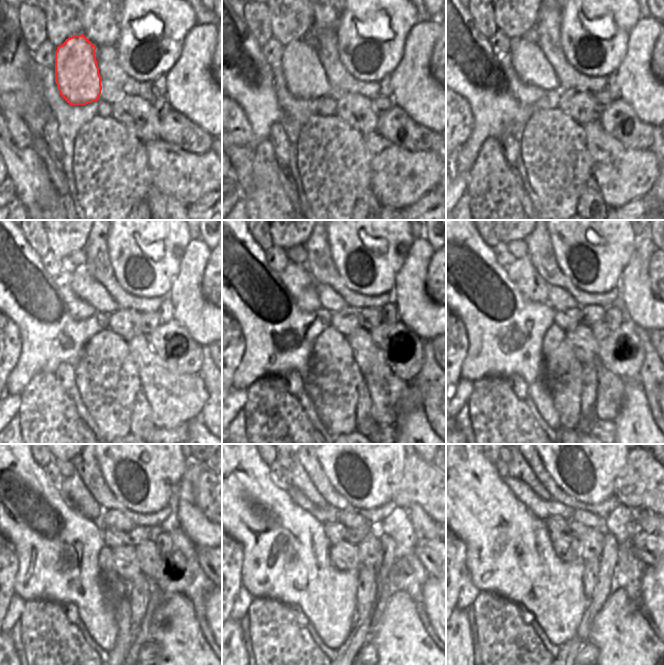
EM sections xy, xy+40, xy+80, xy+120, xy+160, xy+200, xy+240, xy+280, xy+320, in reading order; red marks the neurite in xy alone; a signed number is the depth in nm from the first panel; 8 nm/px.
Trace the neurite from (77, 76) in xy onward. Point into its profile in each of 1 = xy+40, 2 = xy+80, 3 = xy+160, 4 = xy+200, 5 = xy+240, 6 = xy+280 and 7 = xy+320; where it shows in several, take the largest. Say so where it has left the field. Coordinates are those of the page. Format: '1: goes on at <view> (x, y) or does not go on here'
1: goes on at xy+40 (305, 78)
2: goes on at xy+80 (529, 63)
3: goes on at xy+160 (329, 299)
4: goes on at xy+200 (558, 299)
5: goes on at xy+240 (110, 518)
6: goes on at xy+280 (350, 520)
7: goes on at xy+320 (586, 518)

